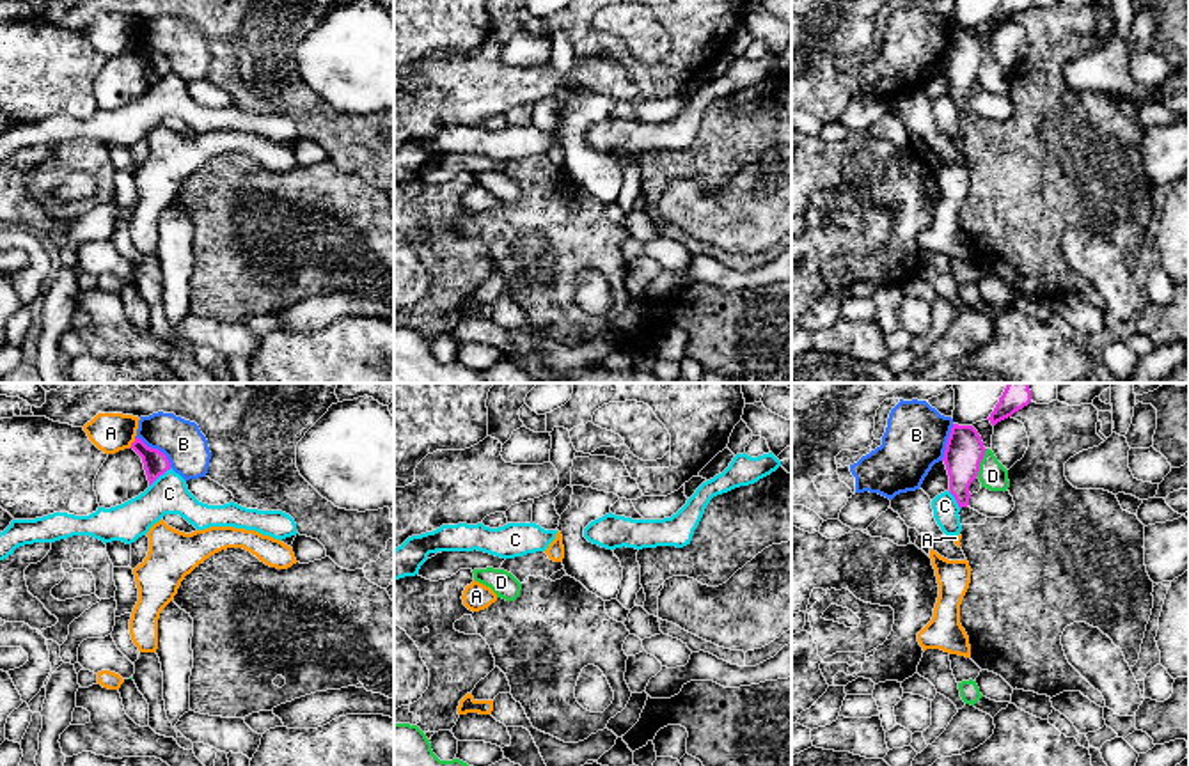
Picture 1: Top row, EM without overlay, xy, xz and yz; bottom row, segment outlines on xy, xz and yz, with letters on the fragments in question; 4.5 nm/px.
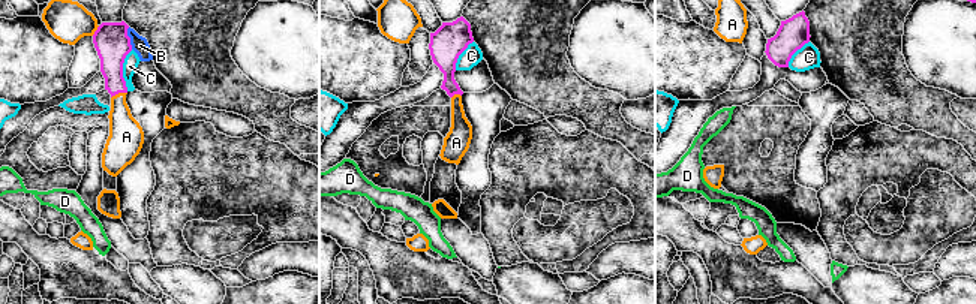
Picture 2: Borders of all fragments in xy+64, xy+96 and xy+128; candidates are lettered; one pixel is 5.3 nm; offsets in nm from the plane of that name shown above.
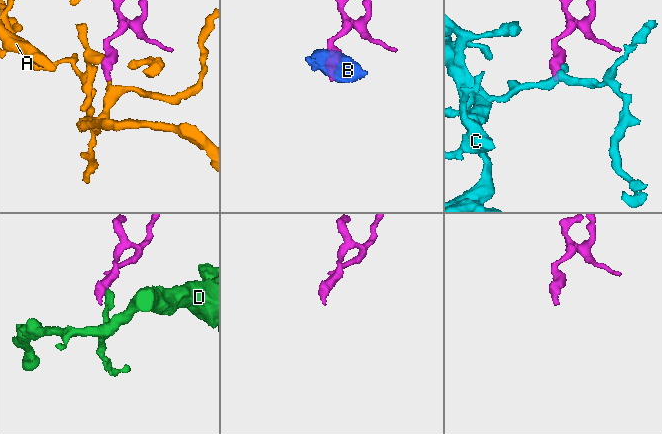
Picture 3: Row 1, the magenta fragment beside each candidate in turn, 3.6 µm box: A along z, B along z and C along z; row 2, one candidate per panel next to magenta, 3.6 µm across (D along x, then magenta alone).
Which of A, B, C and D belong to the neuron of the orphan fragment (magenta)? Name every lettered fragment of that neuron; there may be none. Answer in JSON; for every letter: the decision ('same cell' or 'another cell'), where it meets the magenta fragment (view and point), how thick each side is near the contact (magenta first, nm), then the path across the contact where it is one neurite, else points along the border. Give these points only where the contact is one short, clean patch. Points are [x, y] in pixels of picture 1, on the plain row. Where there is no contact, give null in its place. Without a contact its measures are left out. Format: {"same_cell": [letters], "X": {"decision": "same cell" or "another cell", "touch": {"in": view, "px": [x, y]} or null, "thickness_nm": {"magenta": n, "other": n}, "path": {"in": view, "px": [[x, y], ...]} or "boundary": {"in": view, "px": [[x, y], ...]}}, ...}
{"same_cell": ["A"], "A": {"decision": "same cell", "touch": {"in": "xy", "px": [132, 46]}, "thickness_nm": {"magenta": 110, "other": 180}}, "B": {"decision": "another cell", "touch": {"in": "xy", "px": [157, 52]}, "thickness_nm": {"magenta": 110, "other": 200}, "boundary": {"in": "xy", "px": [[135, 39], [157, 50], [171, 70]]}}, "C": {"decision": "another cell", "touch": {"in": "xy", "px": [160, 77]}, "thickness_nm": {"magenta": 110, "other": 180}, "boundary": {"in": "xy", "px": [[171, 71], [149, 89]]}}, "D": {"decision": "another cell", "touch": {"in": "yz", "px": [980, 64]}, "thickness_nm": {"magenta": 180, "other": 130}, "boundary": {"in": "yz", "px": [[987, 52], [976, 78]]}}}

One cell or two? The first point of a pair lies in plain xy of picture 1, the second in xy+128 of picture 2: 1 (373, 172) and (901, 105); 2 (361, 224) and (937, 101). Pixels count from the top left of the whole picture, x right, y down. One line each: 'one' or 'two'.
1: one
2: two

